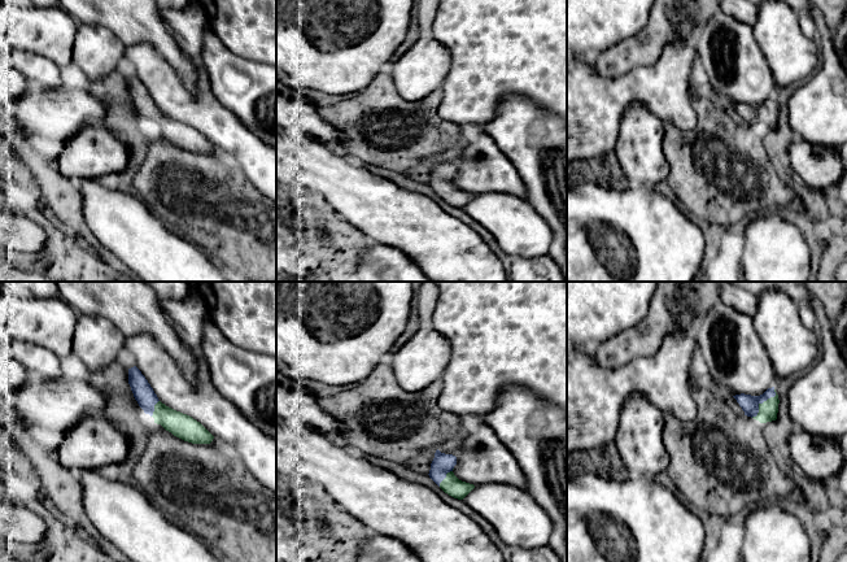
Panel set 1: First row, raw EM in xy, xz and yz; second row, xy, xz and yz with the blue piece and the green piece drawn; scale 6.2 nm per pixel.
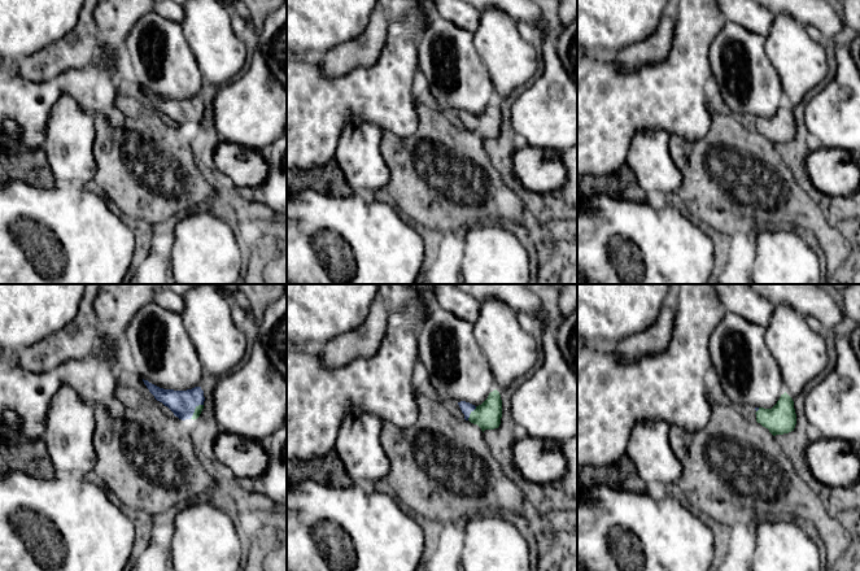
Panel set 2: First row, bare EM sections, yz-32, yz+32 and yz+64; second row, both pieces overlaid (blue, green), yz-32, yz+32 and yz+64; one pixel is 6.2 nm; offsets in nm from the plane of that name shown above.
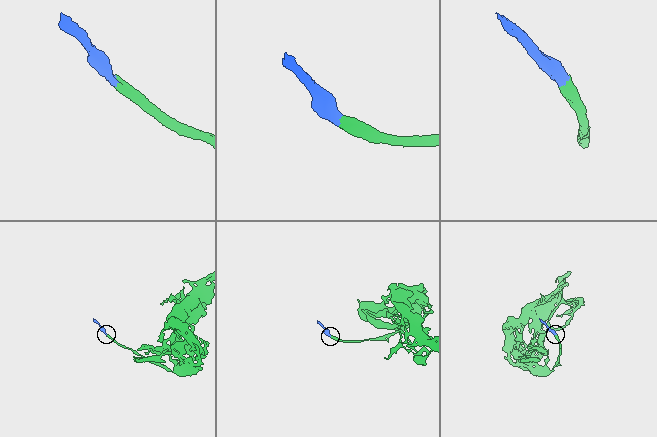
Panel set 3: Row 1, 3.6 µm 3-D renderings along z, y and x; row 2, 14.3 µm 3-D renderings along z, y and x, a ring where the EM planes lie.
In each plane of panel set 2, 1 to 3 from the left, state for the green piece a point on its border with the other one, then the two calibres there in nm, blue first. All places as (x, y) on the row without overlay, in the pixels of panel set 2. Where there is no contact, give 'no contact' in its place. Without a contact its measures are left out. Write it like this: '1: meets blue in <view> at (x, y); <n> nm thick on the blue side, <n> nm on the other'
1: meets blue in yz-32 at (193, 120); 160 nm thick on the blue side, 50 nm on the other
2: meets blue in yz+32 at (470, 122); 70 nm thick on the blue side, 160 nm on the other
3: meets blue in yz+64 at (758, 118); 20 nm thick on the blue side, 180 nm on the other

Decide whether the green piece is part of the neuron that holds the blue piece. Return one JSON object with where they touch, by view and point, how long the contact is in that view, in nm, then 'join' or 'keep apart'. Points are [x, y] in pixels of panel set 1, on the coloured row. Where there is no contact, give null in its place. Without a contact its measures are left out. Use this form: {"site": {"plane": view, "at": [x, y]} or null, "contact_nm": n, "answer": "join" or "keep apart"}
{"site": {"plane": "yz", "at": [762, 403]}, "contact_nm": 220, "answer": "join"}

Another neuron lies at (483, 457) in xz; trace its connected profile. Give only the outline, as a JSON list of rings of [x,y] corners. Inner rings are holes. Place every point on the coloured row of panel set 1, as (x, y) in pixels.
[[[480,424],[475,432],[464,434],[458,441],[459,457],[453,472],[459,480],[473,485],[501,483],[520,489],[527,487],[514,454],[489,426]]]

